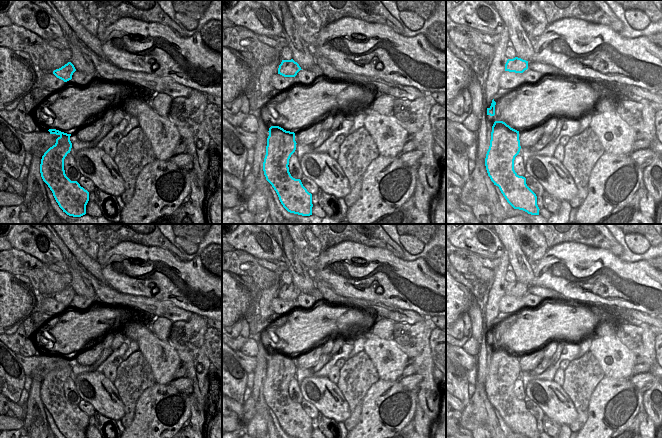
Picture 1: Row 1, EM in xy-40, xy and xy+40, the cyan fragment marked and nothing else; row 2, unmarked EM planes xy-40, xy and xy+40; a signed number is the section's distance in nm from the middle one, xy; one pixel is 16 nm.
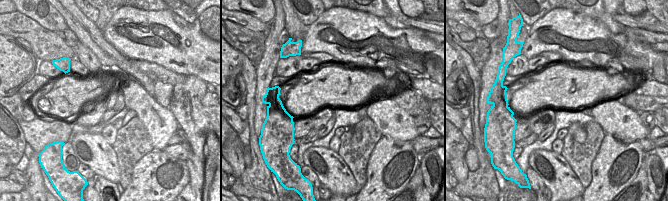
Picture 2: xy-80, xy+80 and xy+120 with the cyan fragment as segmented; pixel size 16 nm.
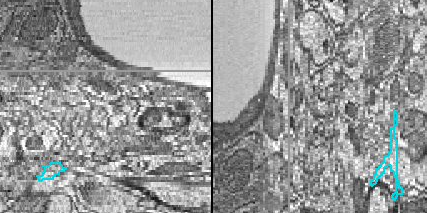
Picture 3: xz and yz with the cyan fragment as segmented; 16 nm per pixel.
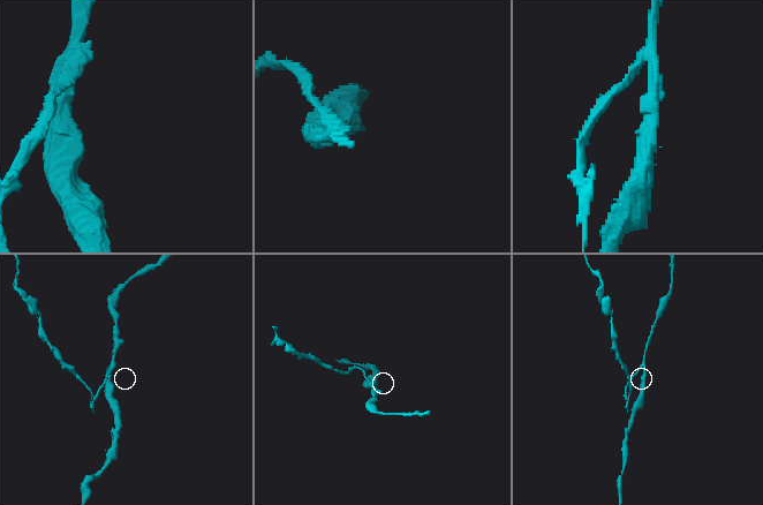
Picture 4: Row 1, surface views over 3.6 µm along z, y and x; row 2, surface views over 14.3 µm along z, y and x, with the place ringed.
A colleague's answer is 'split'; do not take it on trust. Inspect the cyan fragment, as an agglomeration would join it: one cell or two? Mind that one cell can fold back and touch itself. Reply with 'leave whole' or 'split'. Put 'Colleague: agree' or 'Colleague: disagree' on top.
Colleague: agree
split

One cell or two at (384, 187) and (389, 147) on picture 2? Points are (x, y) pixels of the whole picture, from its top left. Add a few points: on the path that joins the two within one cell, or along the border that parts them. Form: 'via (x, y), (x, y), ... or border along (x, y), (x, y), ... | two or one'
via (382, 177), (382, 171), (389, 161), (389, 157) | one

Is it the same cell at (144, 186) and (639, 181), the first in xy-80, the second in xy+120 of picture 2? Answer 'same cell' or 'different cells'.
different cells

